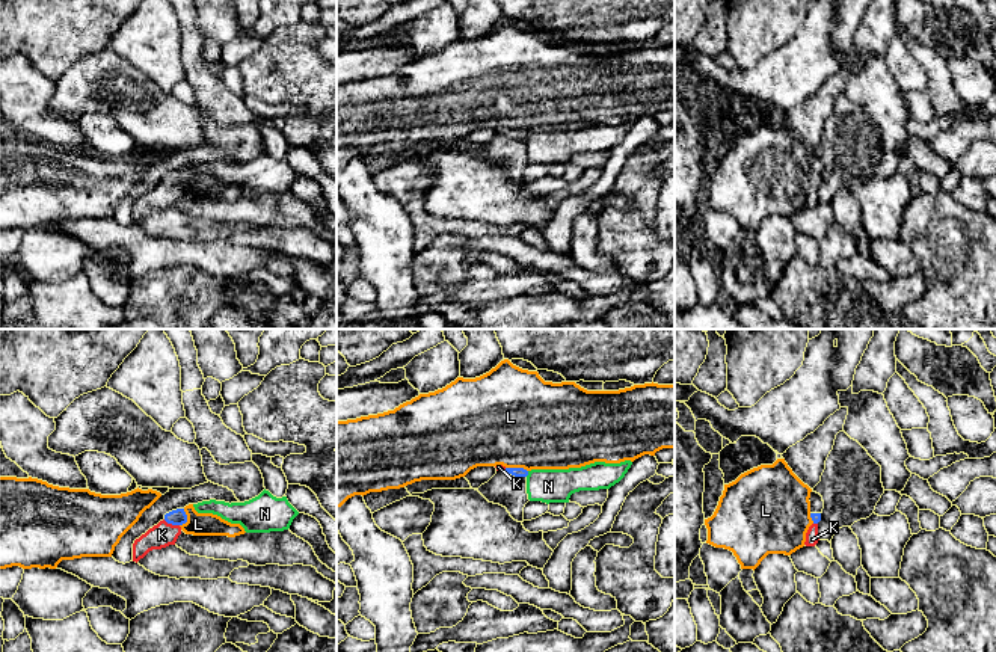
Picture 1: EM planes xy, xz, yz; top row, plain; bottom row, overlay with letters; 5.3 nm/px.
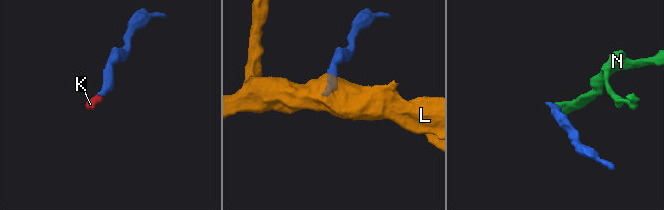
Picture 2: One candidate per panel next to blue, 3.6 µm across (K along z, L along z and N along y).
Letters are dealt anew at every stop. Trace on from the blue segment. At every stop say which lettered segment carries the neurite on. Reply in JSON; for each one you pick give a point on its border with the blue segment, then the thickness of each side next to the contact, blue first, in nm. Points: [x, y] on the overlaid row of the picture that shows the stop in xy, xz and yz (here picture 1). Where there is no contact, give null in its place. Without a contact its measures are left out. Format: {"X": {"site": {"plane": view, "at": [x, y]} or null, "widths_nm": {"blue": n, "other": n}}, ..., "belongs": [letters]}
{"K": {"site": {"plane": "xy", "at": [171, 522]}, "widths_nm": {"blue": 90, "other": 130}}, "belongs": ["K"]}

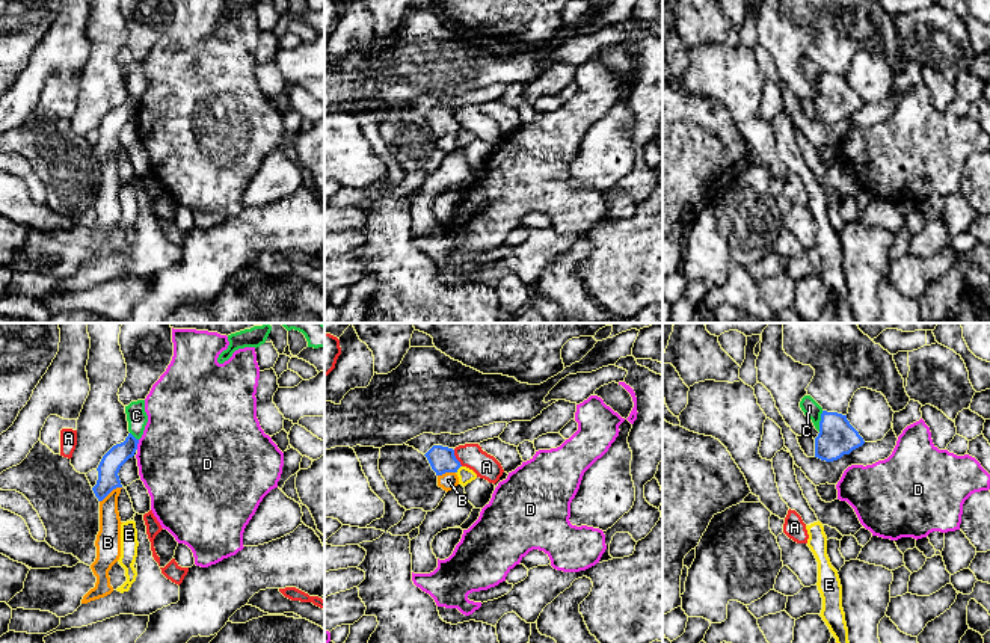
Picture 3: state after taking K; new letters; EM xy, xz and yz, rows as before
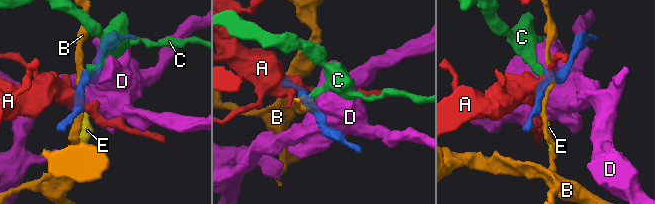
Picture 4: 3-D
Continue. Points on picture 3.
{"belongs": []}

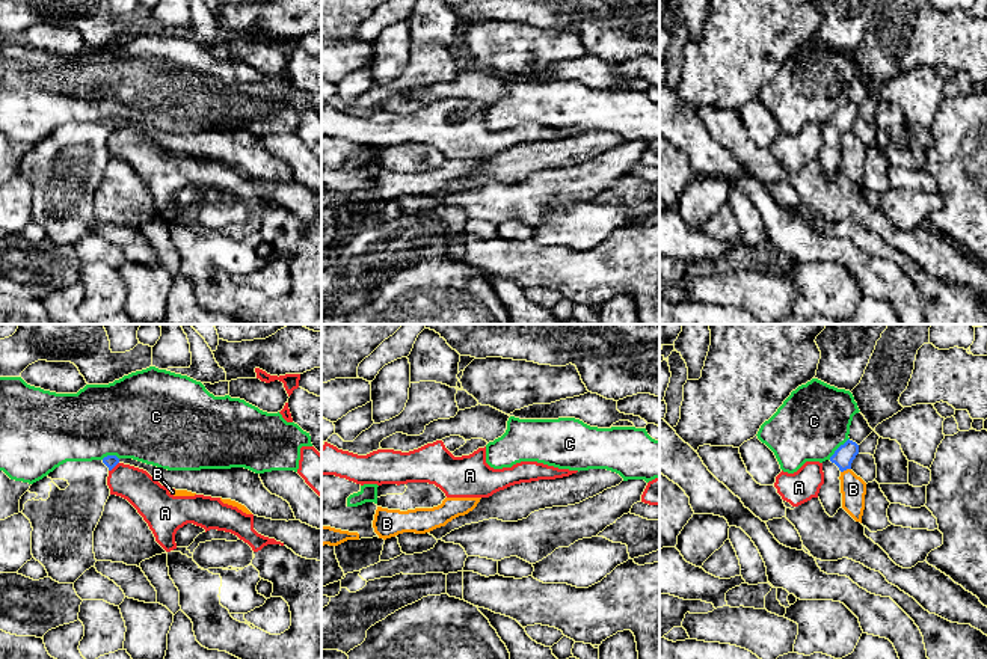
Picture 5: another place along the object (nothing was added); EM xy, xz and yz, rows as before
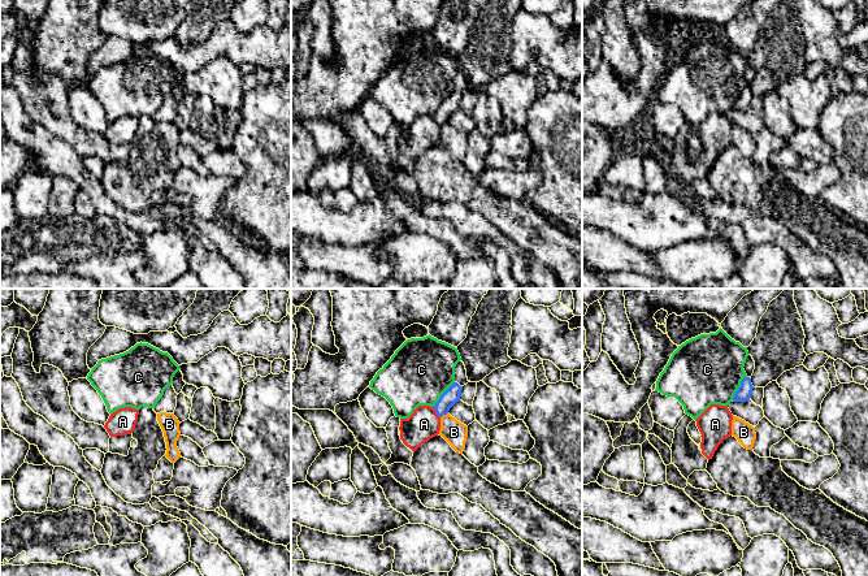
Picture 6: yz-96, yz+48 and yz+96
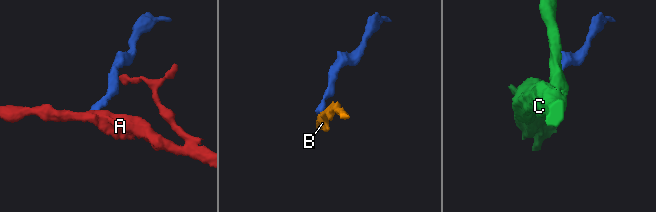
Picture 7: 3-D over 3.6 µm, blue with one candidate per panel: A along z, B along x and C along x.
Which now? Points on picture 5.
{"belongs": []}

